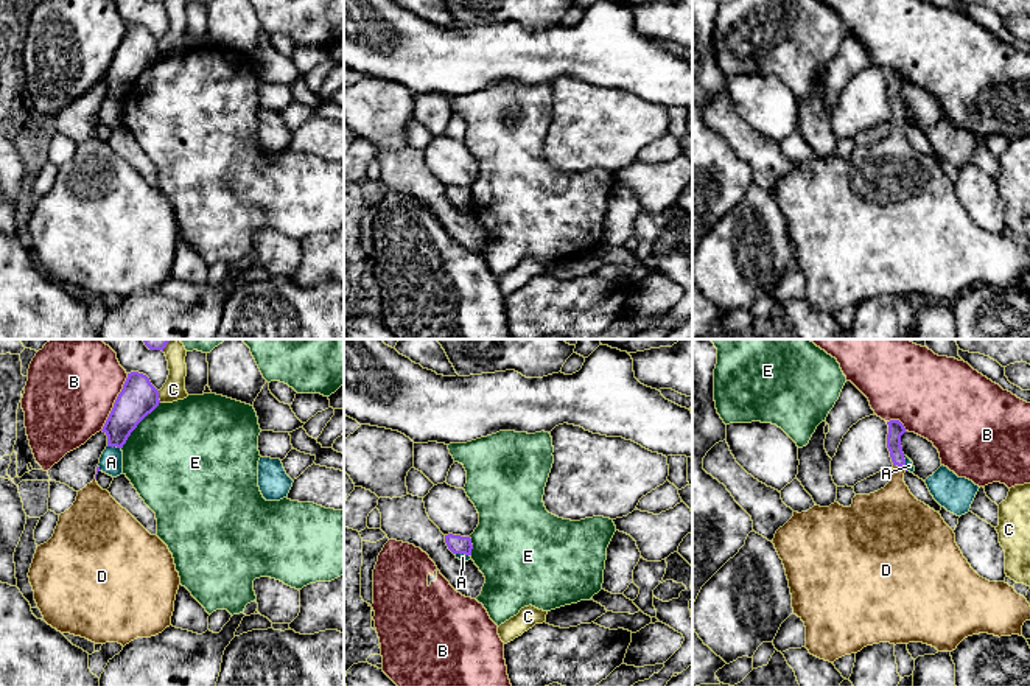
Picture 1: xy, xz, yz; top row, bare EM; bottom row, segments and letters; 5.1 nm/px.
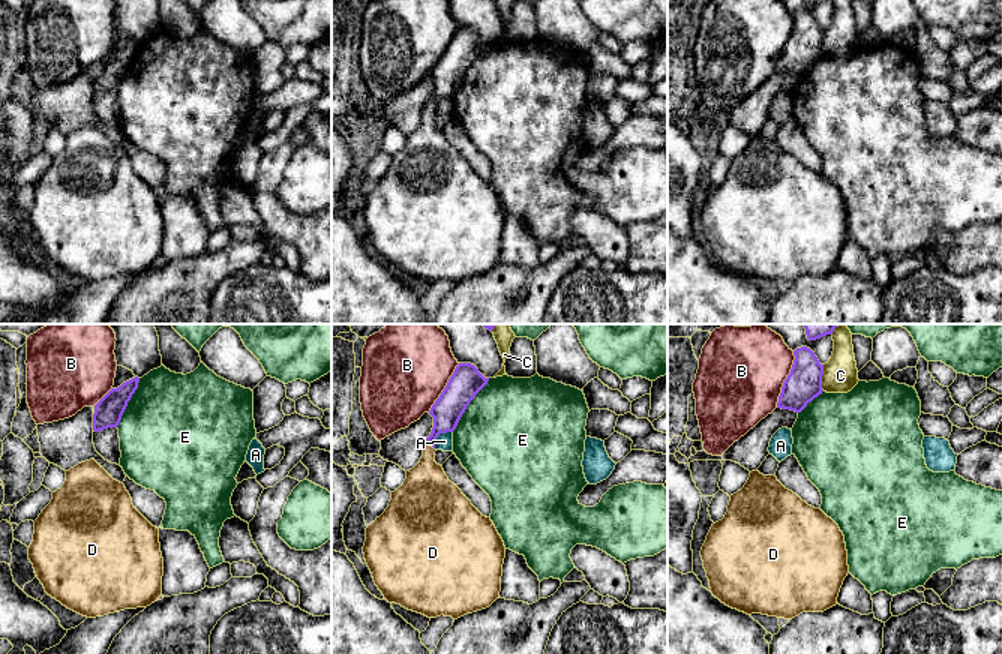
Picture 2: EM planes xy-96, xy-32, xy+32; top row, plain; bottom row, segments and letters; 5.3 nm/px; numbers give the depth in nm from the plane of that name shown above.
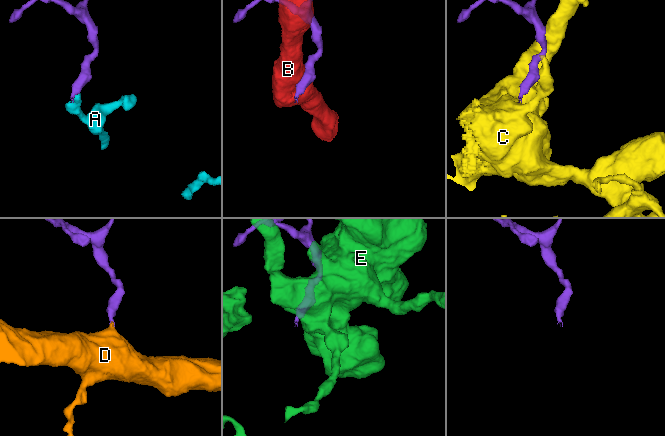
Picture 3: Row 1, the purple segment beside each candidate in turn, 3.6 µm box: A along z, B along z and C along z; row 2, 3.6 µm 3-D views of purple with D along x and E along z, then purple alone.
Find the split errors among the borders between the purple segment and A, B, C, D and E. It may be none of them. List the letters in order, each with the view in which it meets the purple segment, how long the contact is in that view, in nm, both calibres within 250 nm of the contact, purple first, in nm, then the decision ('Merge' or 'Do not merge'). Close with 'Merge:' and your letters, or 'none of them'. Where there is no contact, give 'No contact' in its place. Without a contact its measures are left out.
A: Touches purple in xy. Shared border 70 nm. Thickness 180 nm (purple) against 130 nm. Do not merge
B: Touches purple in xy. Shared border 320 nm. Thickness 190 nm (purple) against 480 nm. Do not merge
C: Touches purple in xy. Shared border 70 nm. Thickness 190 nm (purple) against 110 nm. Do not merge
D: Touches purple in yz. Shared border 80 nm. Thickness 80 nm (purple) against 280 nm. Merge
E: Touches purple in xy. Shared border 320 nm. Thickness 190 nm (purple) against 500 nm. Do not merge
Merge: D

